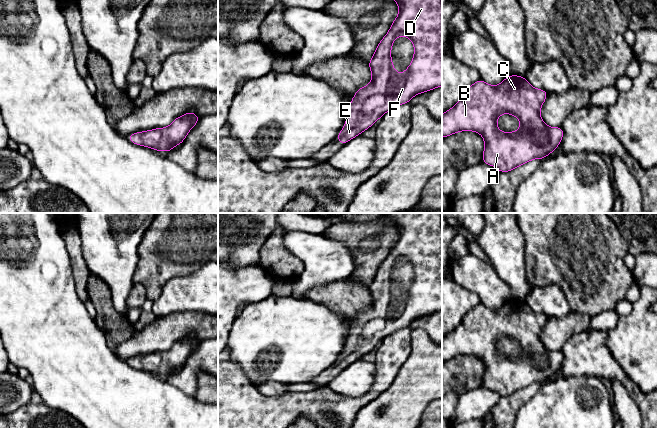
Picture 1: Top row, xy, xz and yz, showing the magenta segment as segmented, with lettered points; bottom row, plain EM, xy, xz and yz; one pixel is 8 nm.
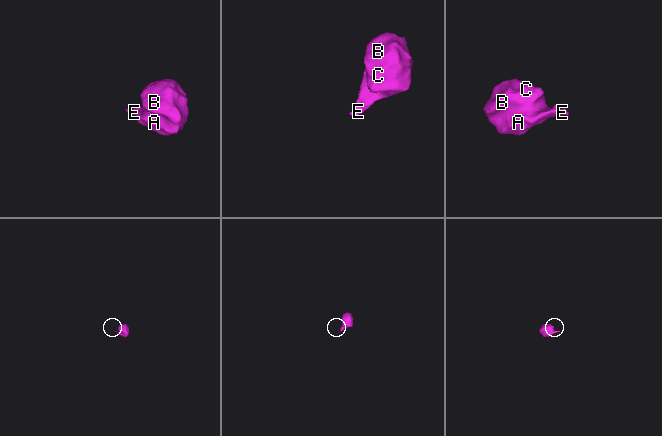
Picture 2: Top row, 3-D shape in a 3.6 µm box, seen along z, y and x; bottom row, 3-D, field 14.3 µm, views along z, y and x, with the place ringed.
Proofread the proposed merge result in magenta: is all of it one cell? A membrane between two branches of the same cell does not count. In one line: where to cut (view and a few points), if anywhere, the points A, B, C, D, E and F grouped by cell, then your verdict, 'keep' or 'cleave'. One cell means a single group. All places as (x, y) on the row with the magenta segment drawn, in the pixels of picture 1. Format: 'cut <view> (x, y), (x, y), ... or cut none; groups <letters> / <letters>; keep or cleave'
cut none; groups A B C D E F; keep

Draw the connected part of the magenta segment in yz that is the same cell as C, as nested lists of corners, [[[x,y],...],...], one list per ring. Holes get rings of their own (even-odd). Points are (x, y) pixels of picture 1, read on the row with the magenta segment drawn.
[[[511,74],[499,85],[493,86],[481,78],[465,90],[459,101],[442,114],[442,138],[461,131],[474,131],[483,136],[482,162],[497,168],[500,173],[510,172],[533,159],[546,158],[555,151],[563,139],[562,127],[549,127],[540,116],[547,99],[544,89],[536,89],[524,76]],[[501,114],[510,114],[520,121],[517,131],[505,133],[497,128]]]

